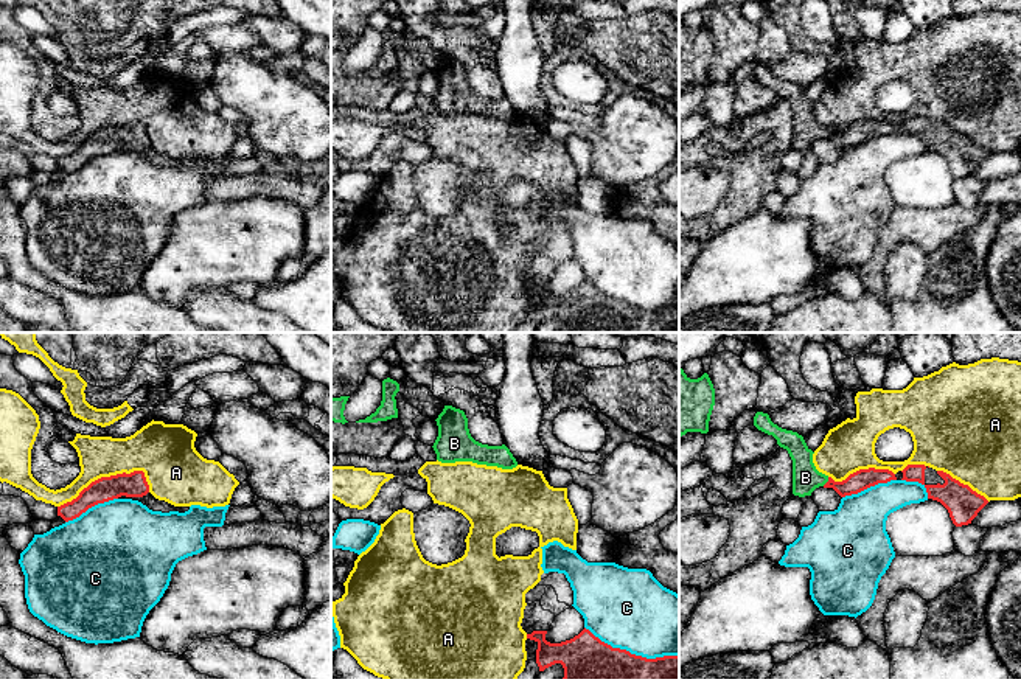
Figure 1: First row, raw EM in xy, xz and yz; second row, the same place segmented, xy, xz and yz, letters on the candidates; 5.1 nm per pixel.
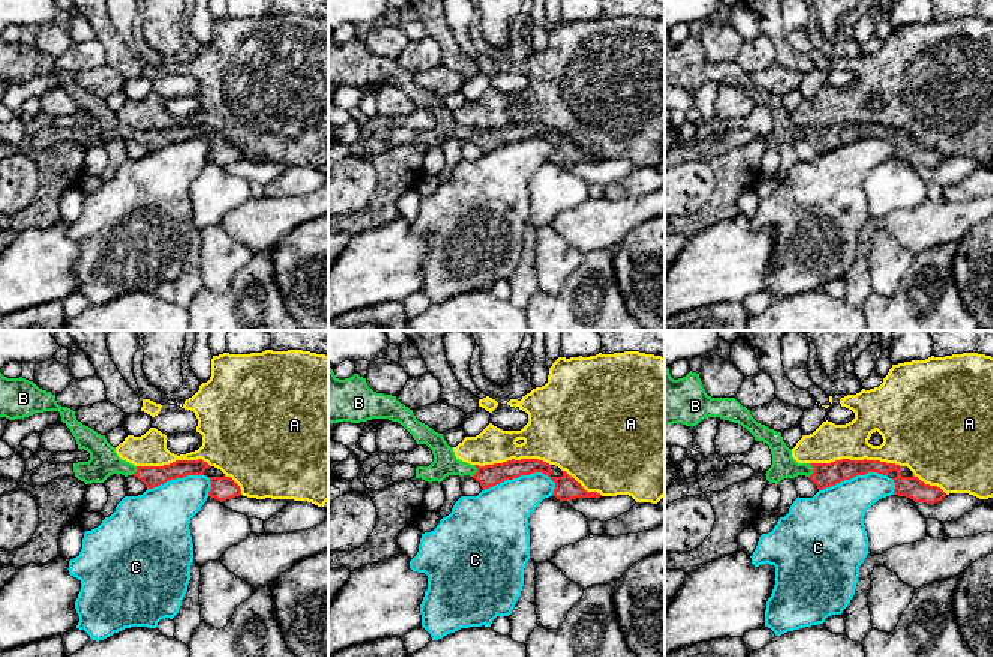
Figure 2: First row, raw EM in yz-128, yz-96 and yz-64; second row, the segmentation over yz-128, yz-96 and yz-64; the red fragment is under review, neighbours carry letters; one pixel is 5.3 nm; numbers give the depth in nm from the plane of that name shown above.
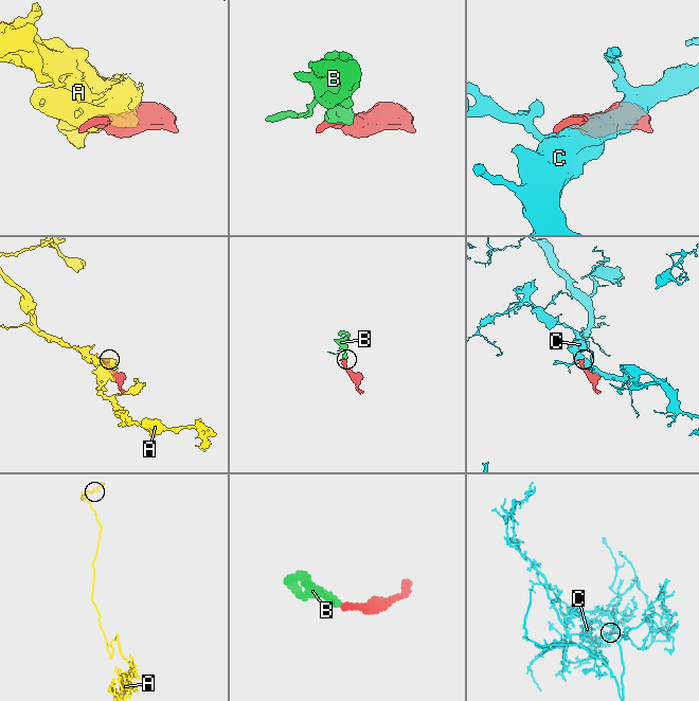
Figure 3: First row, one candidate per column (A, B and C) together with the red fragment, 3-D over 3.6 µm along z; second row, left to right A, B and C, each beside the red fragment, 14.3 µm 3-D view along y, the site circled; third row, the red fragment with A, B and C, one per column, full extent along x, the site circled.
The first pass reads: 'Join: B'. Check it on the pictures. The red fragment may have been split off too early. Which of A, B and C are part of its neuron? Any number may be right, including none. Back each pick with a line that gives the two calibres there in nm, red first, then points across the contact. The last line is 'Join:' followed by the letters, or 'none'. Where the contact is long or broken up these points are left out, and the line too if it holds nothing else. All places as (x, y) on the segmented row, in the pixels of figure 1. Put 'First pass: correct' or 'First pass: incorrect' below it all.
B: calibres 110 and 140 nm; way yz (863, 479), (852, 485), (827, 482), (805, 477)
Join: B
First pass: correct

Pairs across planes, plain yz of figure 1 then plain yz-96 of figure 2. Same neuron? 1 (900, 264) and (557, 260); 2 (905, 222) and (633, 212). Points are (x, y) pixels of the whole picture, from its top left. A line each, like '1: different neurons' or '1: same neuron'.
1: same neuron
2: same neuron

